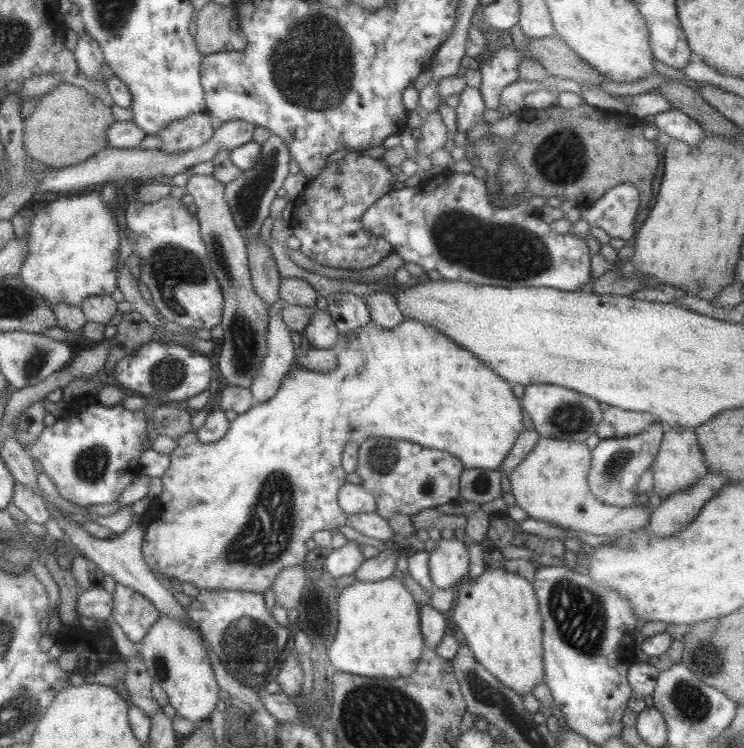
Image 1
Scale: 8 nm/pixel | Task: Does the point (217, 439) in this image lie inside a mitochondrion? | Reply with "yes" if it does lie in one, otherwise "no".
no

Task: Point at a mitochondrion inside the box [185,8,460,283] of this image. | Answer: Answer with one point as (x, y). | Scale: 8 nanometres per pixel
(313, 65)

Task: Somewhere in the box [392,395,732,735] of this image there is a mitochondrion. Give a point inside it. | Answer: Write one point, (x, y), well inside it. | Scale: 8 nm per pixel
(580, 616)

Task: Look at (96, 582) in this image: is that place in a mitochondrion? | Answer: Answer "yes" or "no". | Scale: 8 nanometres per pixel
no

